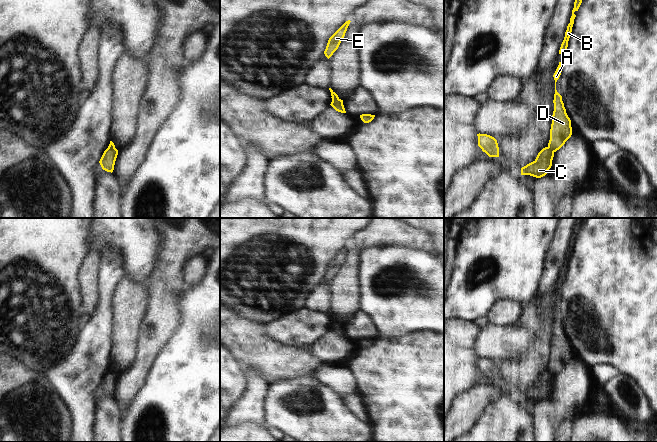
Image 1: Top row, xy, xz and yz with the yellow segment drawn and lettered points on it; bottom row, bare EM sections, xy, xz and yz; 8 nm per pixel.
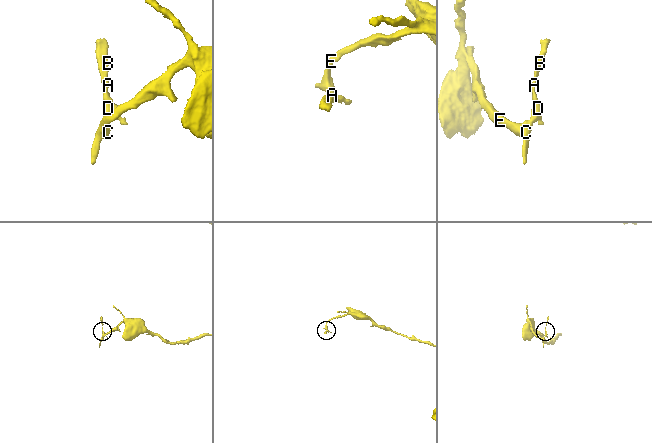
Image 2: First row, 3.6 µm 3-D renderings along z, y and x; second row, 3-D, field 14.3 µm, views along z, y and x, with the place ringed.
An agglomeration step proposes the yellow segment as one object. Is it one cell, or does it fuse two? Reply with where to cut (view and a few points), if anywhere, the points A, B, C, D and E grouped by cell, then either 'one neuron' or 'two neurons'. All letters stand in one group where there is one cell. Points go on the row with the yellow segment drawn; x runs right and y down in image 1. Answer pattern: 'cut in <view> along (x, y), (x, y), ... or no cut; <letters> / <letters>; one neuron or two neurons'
cut in yz along (548, 146), (553, 152); A B D / C E; two neurons

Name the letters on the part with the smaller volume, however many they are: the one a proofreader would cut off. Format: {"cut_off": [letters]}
{"cut_off": ["A", "B", "D"]}

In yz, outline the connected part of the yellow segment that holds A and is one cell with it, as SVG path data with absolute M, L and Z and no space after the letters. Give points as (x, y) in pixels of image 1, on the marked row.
M559 62L559 65L553 75L555 80L555 94L553 100L554 111L550 129L550 140L548 143L548 147L553 152L559 150L572 135L571 120L566 113L562 96L556 90L556 82L559 79L561 72L562 62Z

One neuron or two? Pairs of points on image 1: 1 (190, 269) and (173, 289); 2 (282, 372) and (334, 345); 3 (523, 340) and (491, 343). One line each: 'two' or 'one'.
1: two
2: two
3: one

